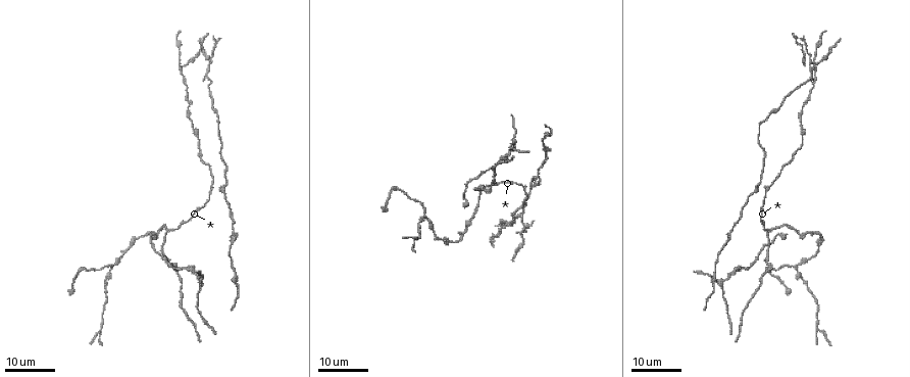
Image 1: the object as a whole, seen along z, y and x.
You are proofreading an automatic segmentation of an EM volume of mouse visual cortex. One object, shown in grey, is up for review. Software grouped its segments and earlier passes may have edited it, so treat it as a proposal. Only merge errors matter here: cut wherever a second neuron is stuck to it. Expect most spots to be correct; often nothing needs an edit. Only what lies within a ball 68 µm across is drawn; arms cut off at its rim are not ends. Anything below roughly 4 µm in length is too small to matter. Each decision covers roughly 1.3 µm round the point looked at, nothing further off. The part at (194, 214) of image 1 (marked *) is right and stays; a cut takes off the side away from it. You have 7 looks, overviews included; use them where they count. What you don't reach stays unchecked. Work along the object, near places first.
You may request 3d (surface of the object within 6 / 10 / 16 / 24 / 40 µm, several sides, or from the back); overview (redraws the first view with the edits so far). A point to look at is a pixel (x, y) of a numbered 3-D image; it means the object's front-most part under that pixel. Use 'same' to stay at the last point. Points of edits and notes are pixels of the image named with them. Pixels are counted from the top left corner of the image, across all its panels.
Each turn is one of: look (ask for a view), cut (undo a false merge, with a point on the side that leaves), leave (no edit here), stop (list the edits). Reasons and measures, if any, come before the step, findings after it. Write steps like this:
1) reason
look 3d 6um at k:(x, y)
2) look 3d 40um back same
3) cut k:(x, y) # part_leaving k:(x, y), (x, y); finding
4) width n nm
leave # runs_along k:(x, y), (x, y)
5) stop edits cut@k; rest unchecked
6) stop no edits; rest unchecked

arms part here
look 3d 16um at 1:(480, 187)

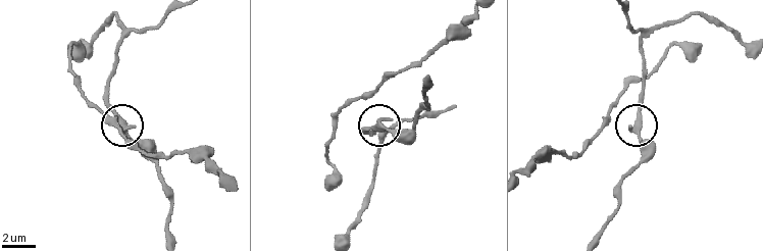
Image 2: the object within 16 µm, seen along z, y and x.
look 3d 6um at 2:(381, 119)

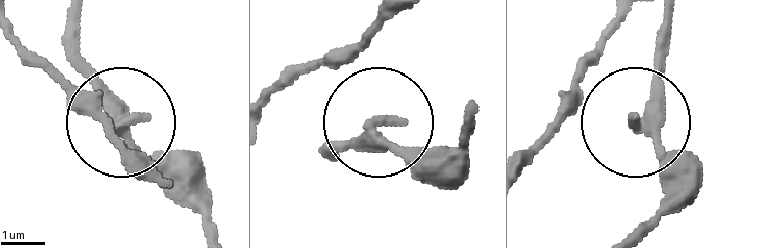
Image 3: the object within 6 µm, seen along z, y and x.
look 3d 6um back at 3:(372, 127)

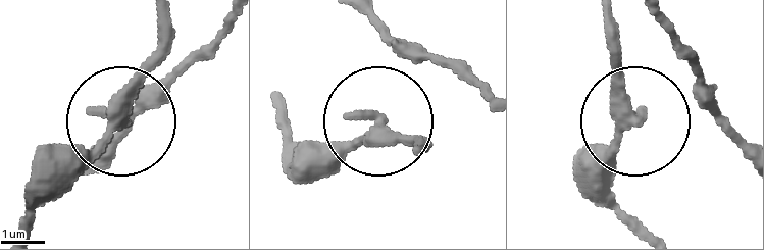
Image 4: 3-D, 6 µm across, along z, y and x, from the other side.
arms 3
leave # continuous, no second neuron

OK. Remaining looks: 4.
three arms meet
look 3d 16um at 1:(795, 268)

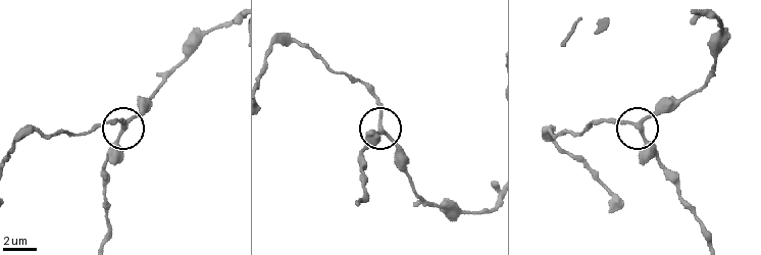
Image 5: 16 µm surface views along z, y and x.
look 3d 10um at 5:(379, 128)

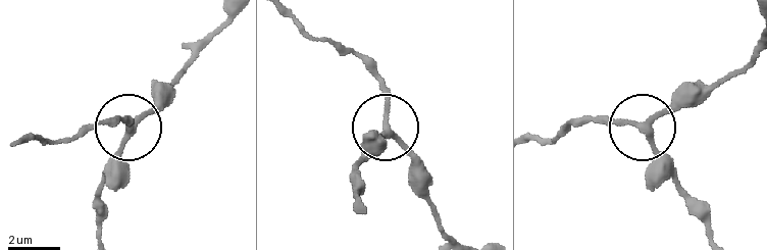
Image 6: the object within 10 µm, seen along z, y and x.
leave # runs_along 6:(450, 238), (435, 212), (428, 172), (387, 127), (377, 62); all the same neuron

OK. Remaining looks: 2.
side arm on a straight run
look 3d 16um at 1:(202, 282)

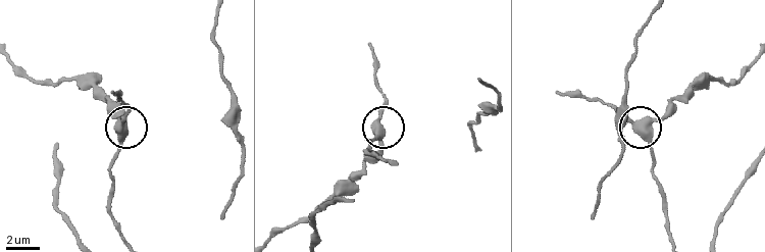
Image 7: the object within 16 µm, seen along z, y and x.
look 3d 10um at 7:(640, 132)

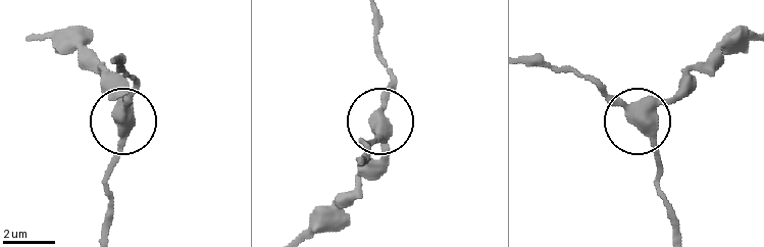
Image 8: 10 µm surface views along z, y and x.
leave # all the same neuron

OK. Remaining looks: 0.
stop no edits; rest unchecked

